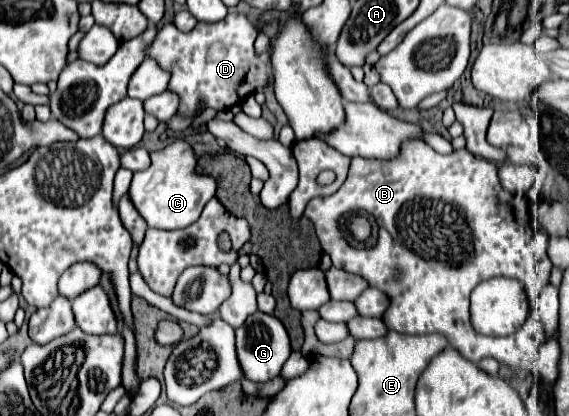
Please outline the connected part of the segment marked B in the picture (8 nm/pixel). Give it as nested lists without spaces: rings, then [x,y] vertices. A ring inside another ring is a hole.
[[[405,142],[403,144],[403,150],[401,150],[401,156],[397,156],[397,160],[391,160],[391,162],[377,162],[377,160],[365,160],[365,158],[351,158],[351,168],[349,168],[349,176],[347,180],[343,182],[343,186],[333,194],[333,196],[327,196],[327,198],[313,198],[307,208],[305,208],[305,216],[315,224],[315,230],[317,230],[317,238],[319,238],[319,244],[323,248],[325,254],[329,254],[331,262],[335,268],[341,268],[341,270],[347,270],[347,272],[353,272],[357,276],[363,276],[369,286],[375,286],[379,290],[383,290],[389,298],[391,298],[391,306],[387,308],[383,320],[385,324],[389,324],[391,330],[397,330],[397,332],[405,332],[405,334],[433,334],[433,332],[441,332],[449,338],[449,344],[467,360],[471,360],[473,364],[477,364],[479,360],[483,358],[495,358],[497,362],[509,366],[517,380],[533,380],[533,388],[535,388],[535,360],[537,360],[537,352],[545,340],[545,332],[543,332],[543,322],[539,318],[539,310],[535,306],[543,286],[549,283],[549,278],[552,270],[552,263],[547,255],[547,247],[549,242],[549,234],[543,226],[539,226],[533,218],[531,218],[528,212],[528,202],[524,201],[526,194],[513,194],[507,192],[501,182],[499,182],[499,176],[497,176],[497,164],[491,162],[491,160],[485,160],[485,158],[477,158],[473,156],[471,152],[467,150],[455,150],[453,154],[439,154],[435,152],[429,144],[425,142]],[[355,212],[367,212],[371,214],[377,224],[379,224],[379,240],[377,244],[371,248],[371,250],[355,250],[351,248],[349,244],[337,244],[339,242],[339,220],[349,216],[349,214],[355,214]],[[495,276],[509,276],[509,278],[515,278],[522,283],[523,288],[527,290],[527,296],[529,296],[529,316],[525,320],[525,324],[515,332],[515,334],[509,334],[509,336],[503,336],[503,338],[495,338],[495,336],[479,336],[475,338],[471,326],[469,326],[469,294],[471,290],[489,280],[489,278],[495,278]]]

